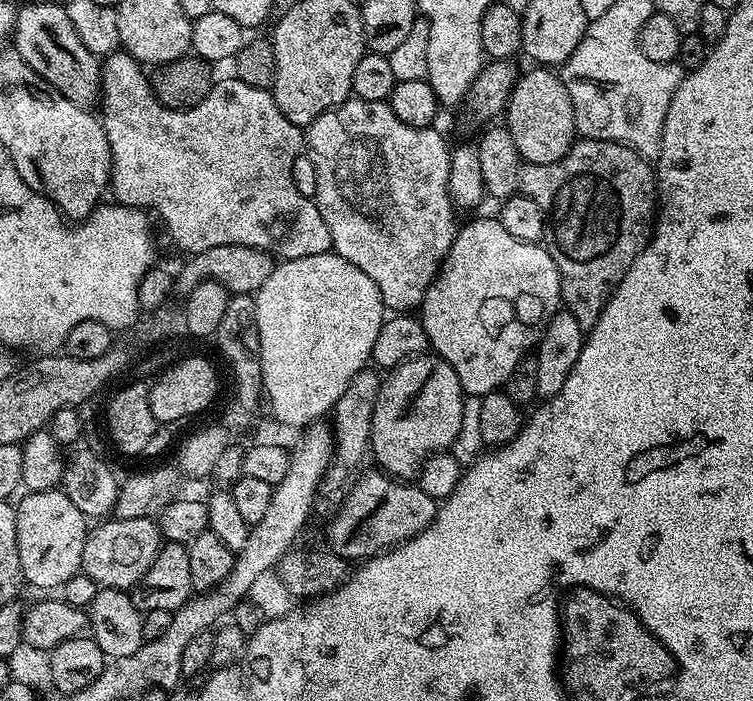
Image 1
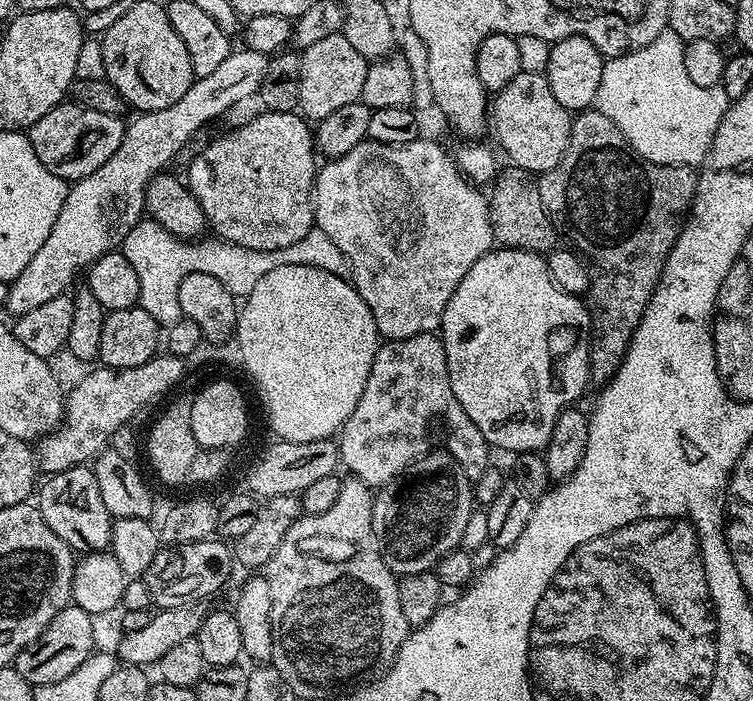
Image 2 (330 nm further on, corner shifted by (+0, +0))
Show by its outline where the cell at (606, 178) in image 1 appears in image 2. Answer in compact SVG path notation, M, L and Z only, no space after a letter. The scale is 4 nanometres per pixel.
M590 107L582 112L575 113L570 126L570 142L566 146L566 154L562 154L562 162L554 166L548 172L539 177L538 183L542 194L542 206L550 218L550 222L556 228L561 237L564 236L569 245L584 257L584 263L588 265L588 273L592 276L592 281L586 293L586 303L588 306L588 316L592 320L591 339L594 341L588 346L588 375L591 383L596 386L603 386L611 382L618 366L626 358L626 350L634 338L634 330L638 330L638 322L642 322L642 314L658 286L660 276L664 272L664 263L674 246L674 242L680 237L680 229L684 227L684 222L688 214L688 209L692 206L692 199L696 193L696 178L698 172L695 167L687 164L655 164L649 160L644 160L636 151L628 145L628 139L602 114L597 108Z

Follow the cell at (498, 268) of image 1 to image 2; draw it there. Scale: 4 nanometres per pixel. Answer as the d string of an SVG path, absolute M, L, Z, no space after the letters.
M503 246L493 247L492 251L486 253L470 270L466 270L466 278L458 282L458 290L450 294L450 302L446 302L446 310L442 314L442 322L439 326L446 350L446 362L450 374L450 386L454 390L454 398L462 402L462 410L470 414L470 422L482 430L482 438L493 449L501 448L504 452L519 454L521 452L543 453L550 442L550 434L554 434L554 422L558 422L558 414L566 407L575 405L576 399L584 392L584 387L589 387L590 377L588 375L588 346L590 333L592 331L592 320L588 316L587 303L581 297L572 296L566 290L562 290L550 278L547 259L539 252L527 252L517 248L506 248Z

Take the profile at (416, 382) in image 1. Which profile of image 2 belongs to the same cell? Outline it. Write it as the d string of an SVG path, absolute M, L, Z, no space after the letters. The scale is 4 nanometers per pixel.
M441 450L423 456L424 453L391 484L379 489L372 501L372 529L376 545L382 554L382 562L386 562L386 566L398 578L431 572L442 557L457 551L461 547L460 539L466 522L470 521L474 511L473 481L462 471L452 453Z

